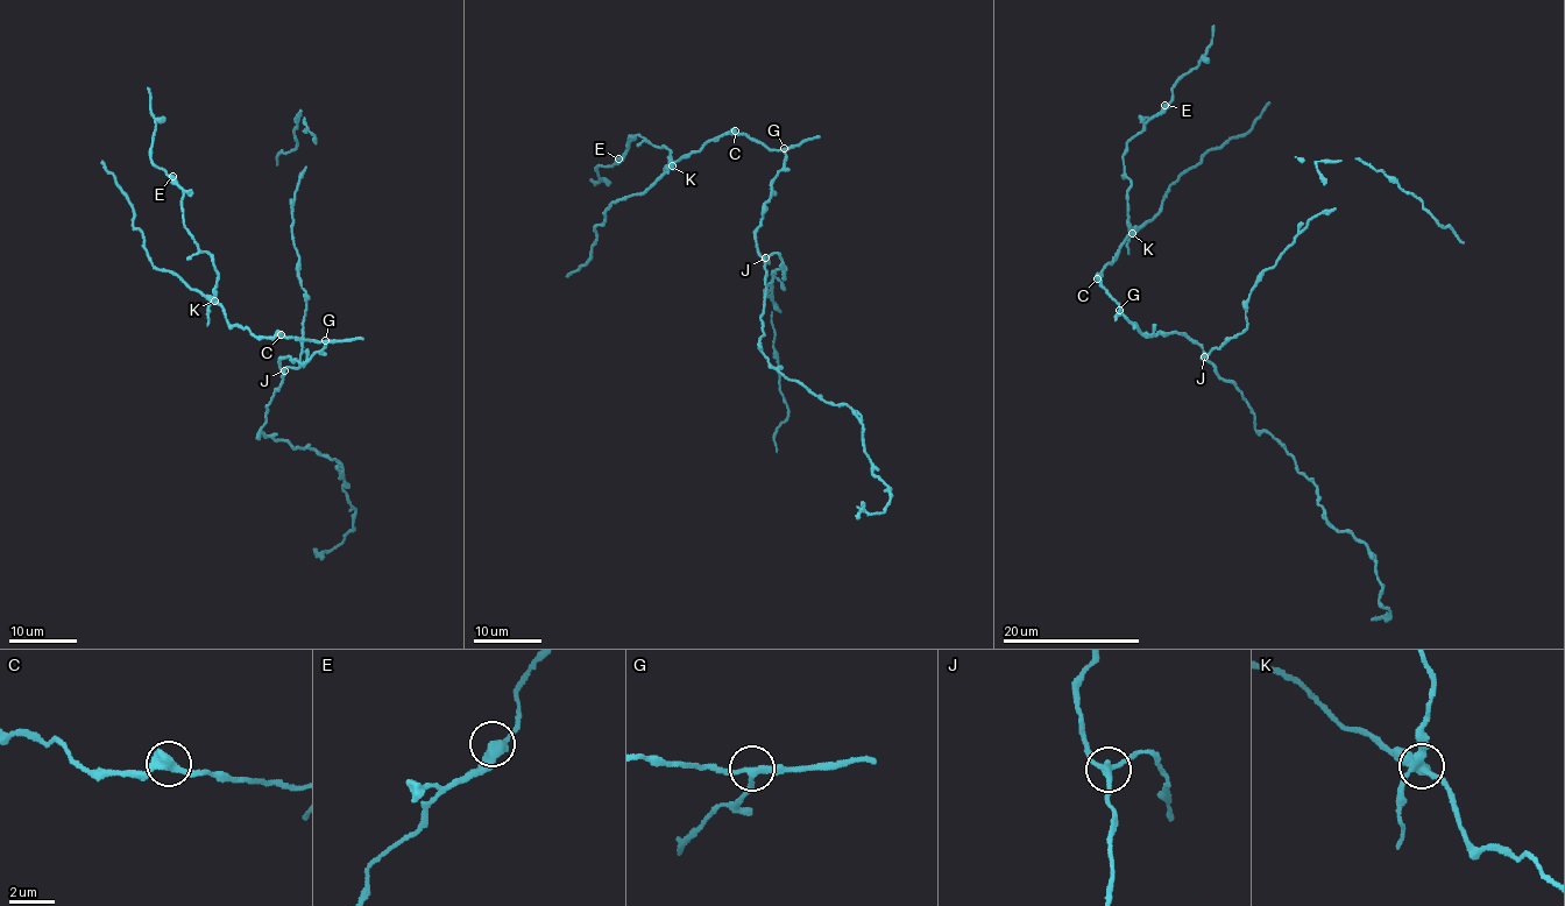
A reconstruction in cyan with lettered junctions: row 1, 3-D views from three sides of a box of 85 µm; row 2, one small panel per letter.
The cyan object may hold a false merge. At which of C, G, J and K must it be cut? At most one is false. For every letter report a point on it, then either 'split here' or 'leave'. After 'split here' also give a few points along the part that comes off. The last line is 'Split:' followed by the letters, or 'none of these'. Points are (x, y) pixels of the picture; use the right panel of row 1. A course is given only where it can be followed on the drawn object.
C: (1097, 278) | leave
G: (1119, 310) | leave
J: (1204, 356) | leave
K: (1132, 233) | split here | (1133, 233), (1123, 155), (1126, 144), (1159, 115), (1182, 76), (1198, 65), (1211, 41), (1213, 26)
Split: K

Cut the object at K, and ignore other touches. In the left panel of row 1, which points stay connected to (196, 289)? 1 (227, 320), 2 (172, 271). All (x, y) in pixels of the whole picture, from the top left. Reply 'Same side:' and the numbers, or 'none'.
Same side: 1, 2

